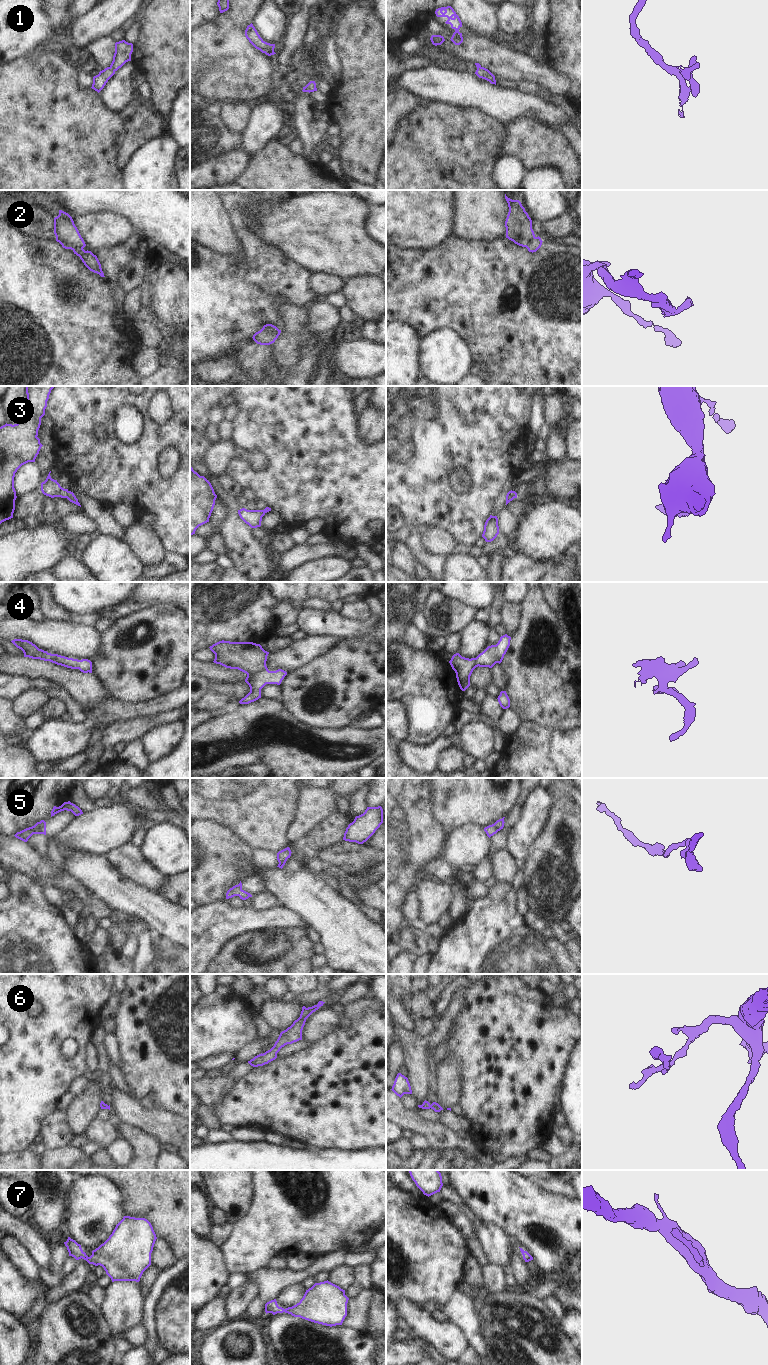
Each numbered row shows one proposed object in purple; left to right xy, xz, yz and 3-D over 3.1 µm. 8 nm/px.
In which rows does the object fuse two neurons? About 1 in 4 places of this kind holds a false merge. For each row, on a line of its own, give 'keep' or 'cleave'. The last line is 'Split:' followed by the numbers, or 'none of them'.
1: keep
2: cleave
3: keep
4: keep
5: keep
6: keep
7: keep
Split: 2

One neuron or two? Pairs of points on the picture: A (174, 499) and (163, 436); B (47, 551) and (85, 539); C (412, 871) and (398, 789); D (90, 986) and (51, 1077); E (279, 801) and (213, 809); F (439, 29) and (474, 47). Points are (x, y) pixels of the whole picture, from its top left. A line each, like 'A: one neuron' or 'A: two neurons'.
A: one neuron
B: two neurons
C: one neuron
D: one neuron
E: one neuron
F: two neurons

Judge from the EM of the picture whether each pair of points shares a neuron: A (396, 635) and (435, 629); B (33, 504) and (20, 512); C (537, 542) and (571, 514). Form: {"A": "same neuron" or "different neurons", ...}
{"A": "different neurons", "B": "same neuron", "C": "same neuron"}

